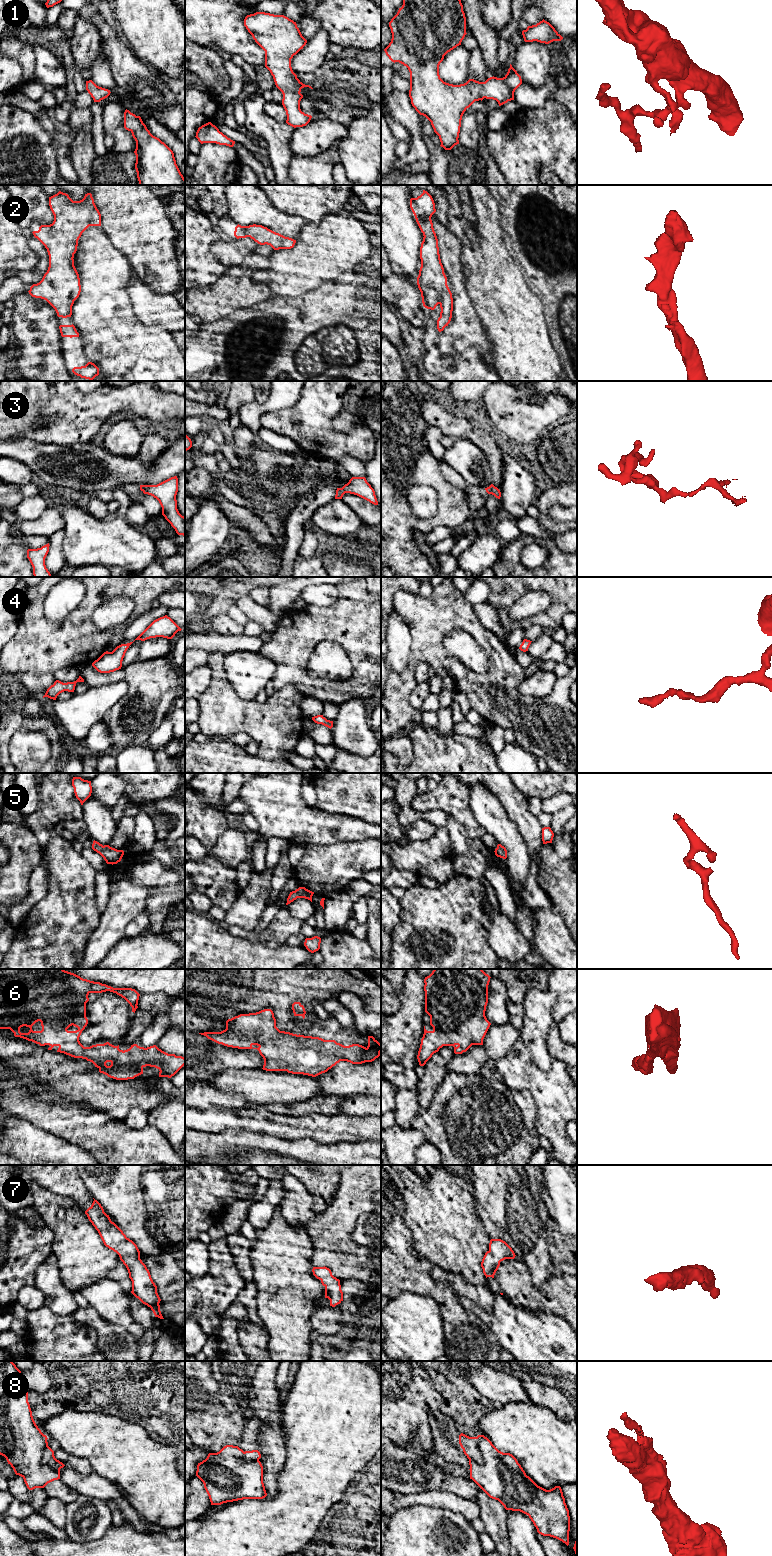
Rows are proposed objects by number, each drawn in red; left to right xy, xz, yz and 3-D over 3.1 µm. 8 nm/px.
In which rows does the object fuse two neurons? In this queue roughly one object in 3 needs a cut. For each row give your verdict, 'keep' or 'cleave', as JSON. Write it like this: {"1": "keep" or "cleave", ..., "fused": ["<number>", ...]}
{"1": "keep", "2": "keep", "3": "keep", "4": "keep", "5": "keep", "6": "keep", "7": "keep", "8": "cleave", "fused": ["8"]}

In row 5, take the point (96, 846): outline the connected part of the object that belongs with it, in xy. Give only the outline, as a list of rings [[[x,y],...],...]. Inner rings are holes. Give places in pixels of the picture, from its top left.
[[[93,841],[92,849],[99,853],[107,864],[117,864],[121,861],[124,851],[117,850],[115,848],[110,847],[109,845],[102,845],[97,841]]]

